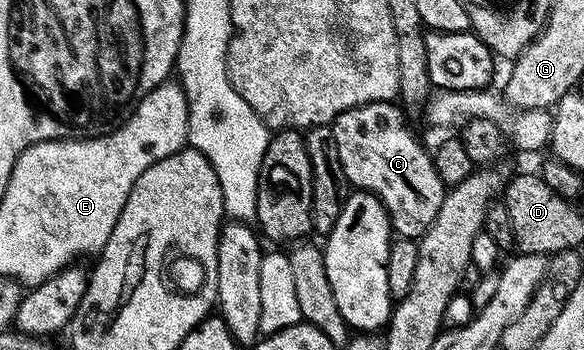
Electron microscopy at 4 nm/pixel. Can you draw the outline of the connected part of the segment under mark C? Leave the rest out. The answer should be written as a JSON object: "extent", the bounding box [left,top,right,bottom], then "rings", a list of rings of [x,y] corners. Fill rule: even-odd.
{"extent":[331,101,445,239],"rings":[[[374,101],[368,105],[358,105],[337,115],[331,130],[337,139],[337,155],[341,159],[341,167],[345,171],[348,182],[356,190],[371,193],[386,207],[392,230],[398,236],[418,239],[430,227],[433,219],[437,219],[437,211],[441,211],[445,186],[437,175],[432,154],[428,150],[426,153],[422,143],[411,134],[411,129],[407,126],[402,112],[404,113],[404,110],[398,104],[389,101]]]}

